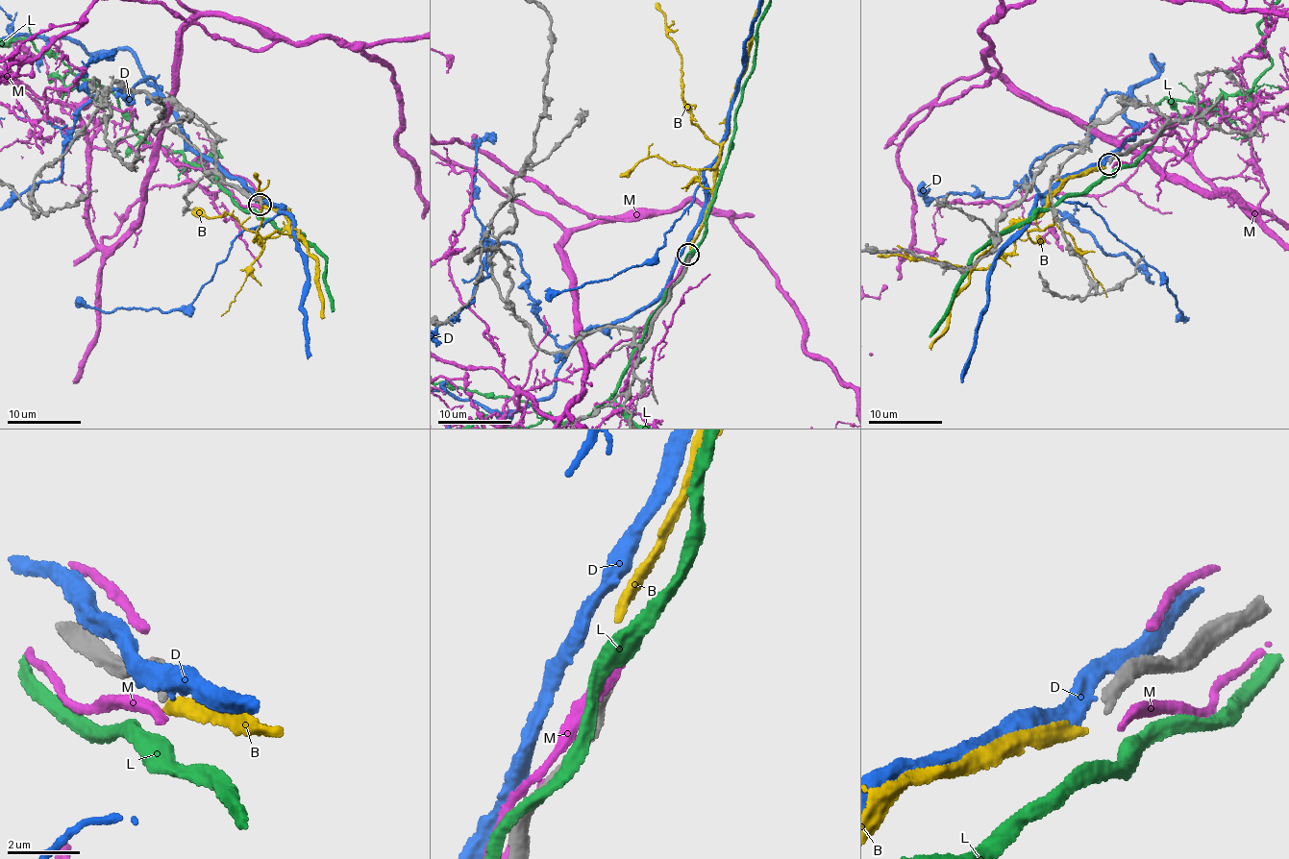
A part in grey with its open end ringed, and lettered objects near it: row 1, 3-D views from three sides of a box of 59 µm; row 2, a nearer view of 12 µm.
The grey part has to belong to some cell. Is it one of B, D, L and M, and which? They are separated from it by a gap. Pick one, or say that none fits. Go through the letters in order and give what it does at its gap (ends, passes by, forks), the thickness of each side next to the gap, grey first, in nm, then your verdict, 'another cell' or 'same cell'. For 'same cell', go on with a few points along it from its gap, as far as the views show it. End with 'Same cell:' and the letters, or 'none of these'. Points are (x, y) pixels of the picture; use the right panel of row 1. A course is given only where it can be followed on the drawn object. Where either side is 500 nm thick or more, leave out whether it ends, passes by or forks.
B: it ends | 300/280 nm | same cell
D: it passes by | 300/400 nm | another cell
L: it passes by | 300/480 nm | another cell
M: it ends | 300/300 nm | another cell
Same cell: B

